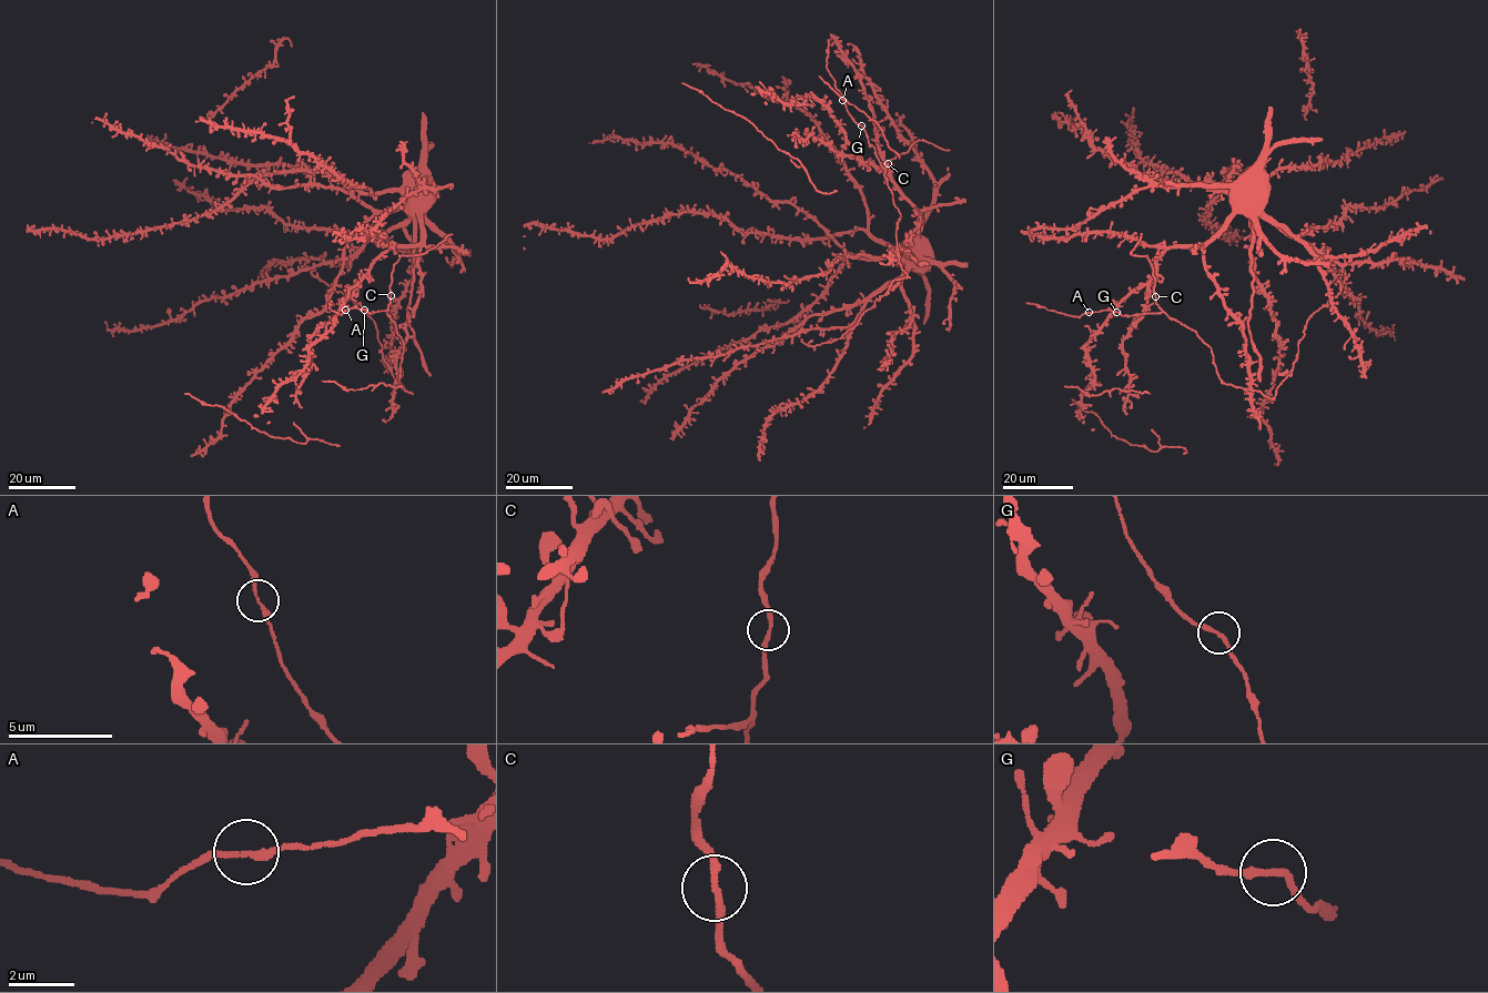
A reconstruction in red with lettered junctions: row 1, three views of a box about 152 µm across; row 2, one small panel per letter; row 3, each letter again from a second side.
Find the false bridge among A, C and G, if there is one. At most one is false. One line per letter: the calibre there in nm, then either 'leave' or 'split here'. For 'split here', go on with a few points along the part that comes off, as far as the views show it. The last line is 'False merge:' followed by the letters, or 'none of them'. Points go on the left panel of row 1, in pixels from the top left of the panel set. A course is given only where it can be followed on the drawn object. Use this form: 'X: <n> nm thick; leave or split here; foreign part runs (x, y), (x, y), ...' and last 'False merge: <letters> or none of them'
A: 190 nm thick; leave
C: 190 nm thick; leave
G: 190 nm thick; leave
False merge: none of them

